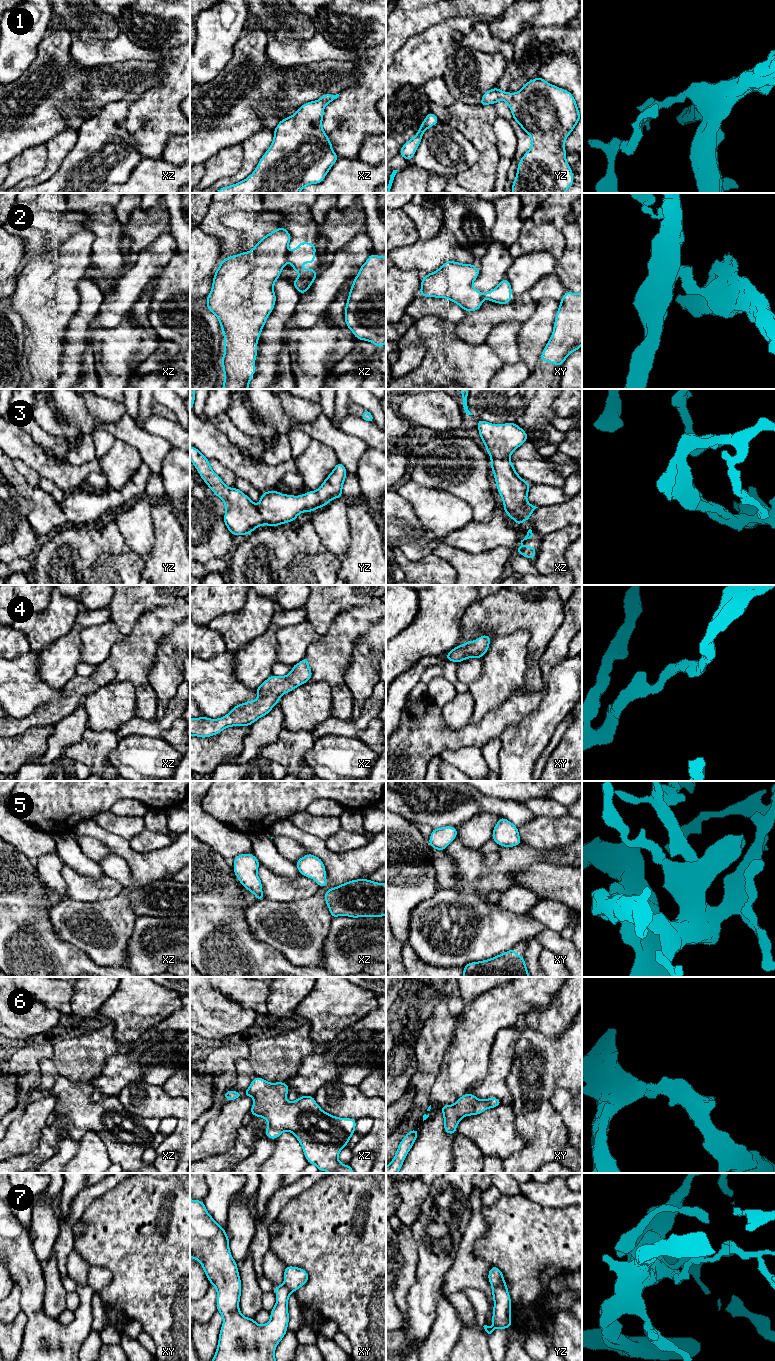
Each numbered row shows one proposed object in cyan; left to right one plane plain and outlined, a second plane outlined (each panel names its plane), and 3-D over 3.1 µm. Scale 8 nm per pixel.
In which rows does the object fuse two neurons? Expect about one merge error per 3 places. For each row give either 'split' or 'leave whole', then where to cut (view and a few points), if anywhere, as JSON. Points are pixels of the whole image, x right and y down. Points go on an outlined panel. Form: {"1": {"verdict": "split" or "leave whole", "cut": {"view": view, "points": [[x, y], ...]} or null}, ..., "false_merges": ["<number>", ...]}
{"1": {"verdict": "leave whole", "cut": null}, "2": {"verdict": "split", "cut": {"view": "xz", "points": [[289, 251], [286, 260]]}}, "3": {"verdict": "leave whole", "cut": null}, "4": {"verdict": "leave whole", "cut": null}, "5": {"verdict": "leave whole", "cut": null}, "6": {"verdict": "leave whole", "cut": null}, "7": {"verdict": "split", "cut": {"view": "yz", "points": [[503, 1280], [492, 1288]]}}, "false_merges": ["2", "7"]}

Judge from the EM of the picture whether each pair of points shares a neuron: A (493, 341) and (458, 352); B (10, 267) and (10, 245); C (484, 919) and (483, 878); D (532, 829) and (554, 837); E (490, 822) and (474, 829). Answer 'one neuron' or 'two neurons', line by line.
A: two neurons
B: one neuron
C: two neurons
D: one neuron
E: one neuron

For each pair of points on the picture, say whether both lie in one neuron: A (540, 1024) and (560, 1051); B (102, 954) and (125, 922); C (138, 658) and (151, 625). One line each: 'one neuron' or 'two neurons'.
A: two neurons
B: one neuron
C: one neuron

